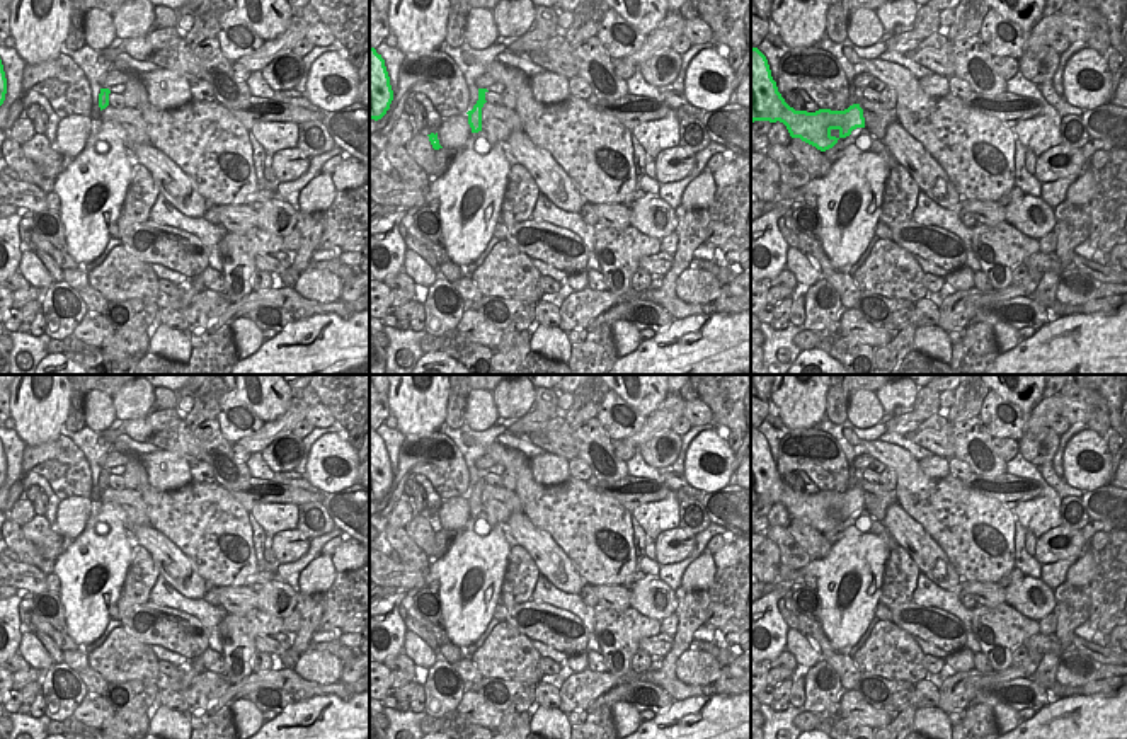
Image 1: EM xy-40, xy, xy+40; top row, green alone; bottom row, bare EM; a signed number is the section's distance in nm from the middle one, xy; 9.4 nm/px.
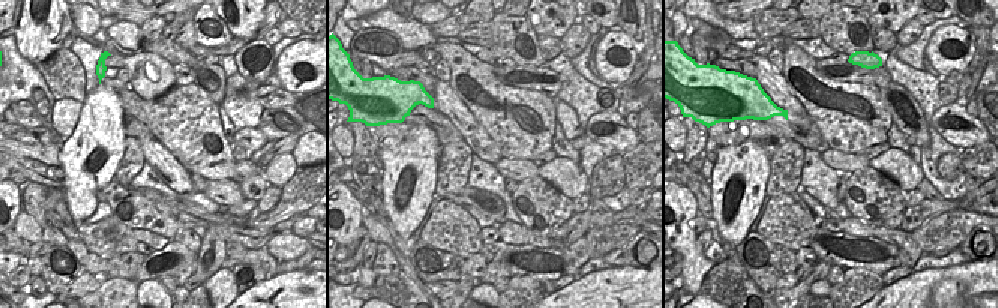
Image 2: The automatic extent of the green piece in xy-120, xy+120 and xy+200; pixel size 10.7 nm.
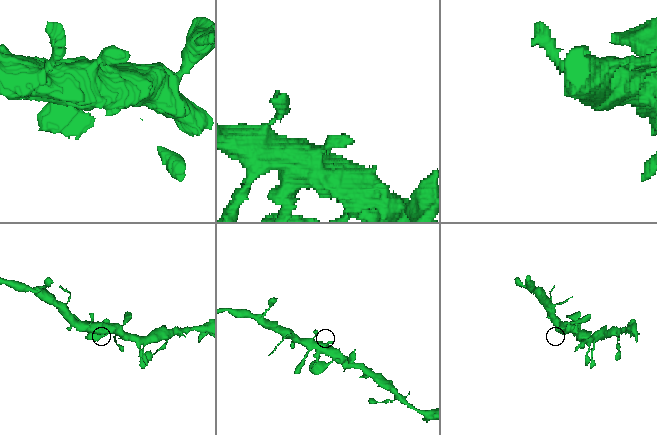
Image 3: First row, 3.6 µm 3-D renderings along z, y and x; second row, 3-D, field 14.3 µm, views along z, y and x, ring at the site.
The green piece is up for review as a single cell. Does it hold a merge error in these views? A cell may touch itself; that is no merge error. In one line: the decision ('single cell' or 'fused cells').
single cell

